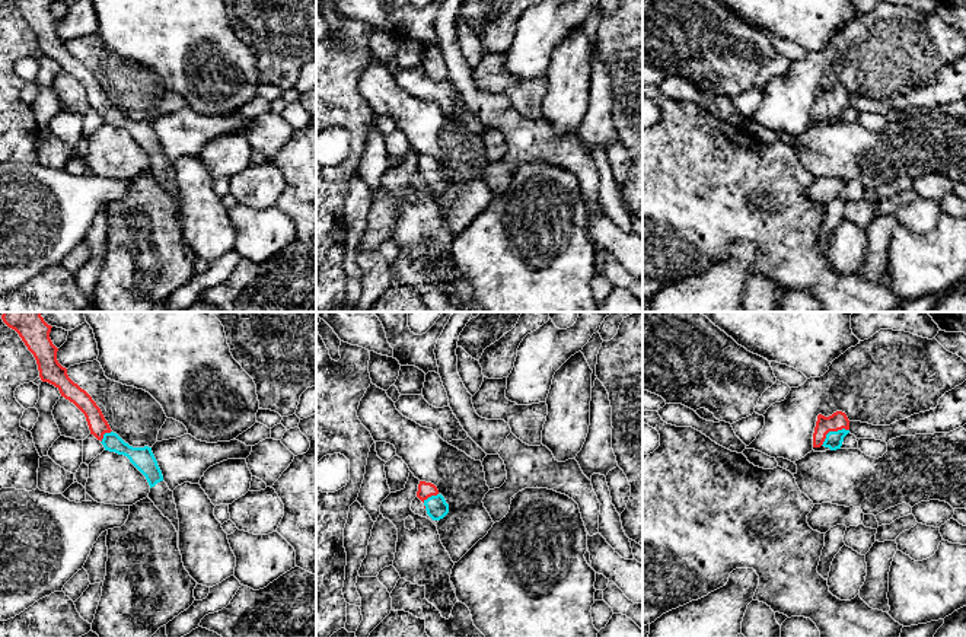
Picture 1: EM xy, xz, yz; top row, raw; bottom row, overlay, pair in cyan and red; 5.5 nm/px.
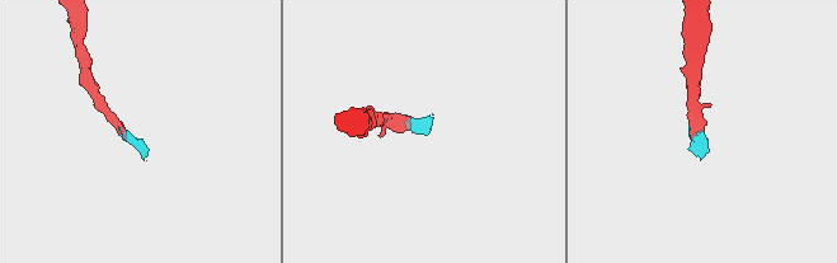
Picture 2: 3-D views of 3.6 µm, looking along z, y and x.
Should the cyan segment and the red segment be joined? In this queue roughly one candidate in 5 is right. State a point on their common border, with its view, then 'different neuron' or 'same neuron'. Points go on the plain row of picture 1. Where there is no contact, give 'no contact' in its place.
yz (832, 105) | same neuron

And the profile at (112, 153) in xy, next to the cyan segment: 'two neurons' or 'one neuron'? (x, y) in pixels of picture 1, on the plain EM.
two neurons

